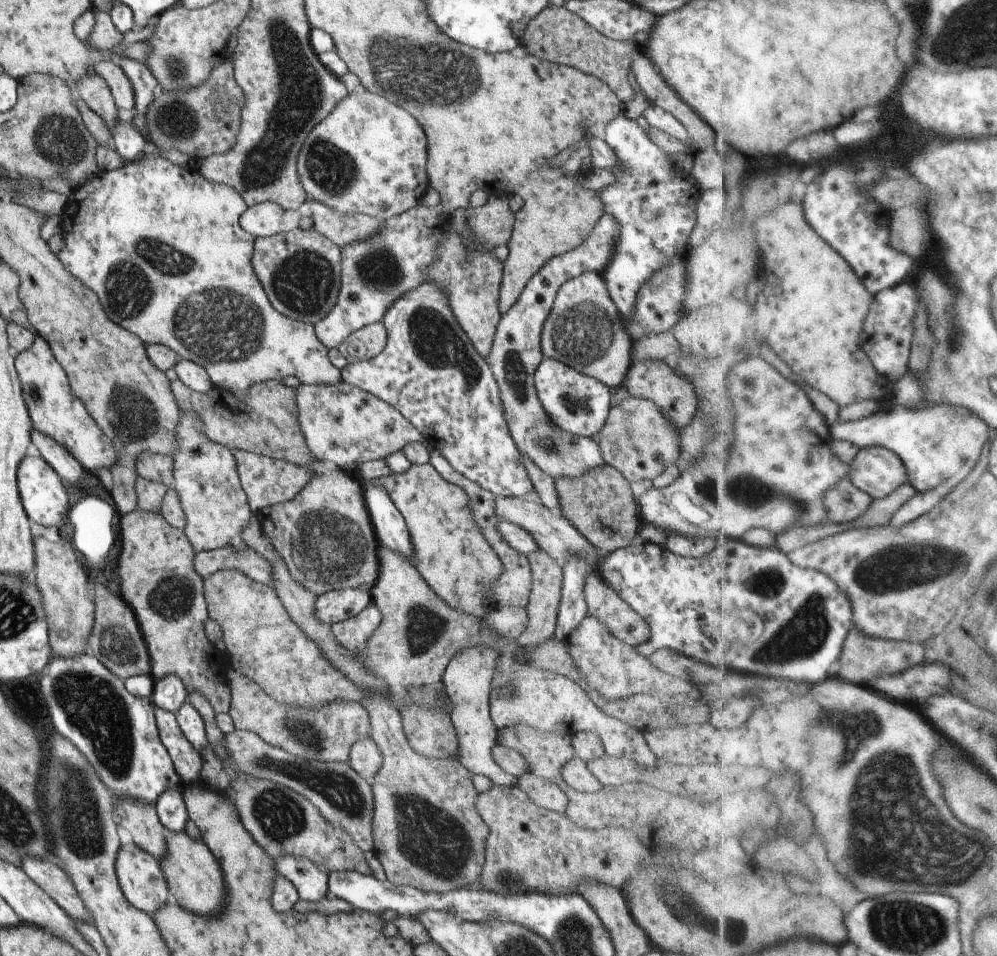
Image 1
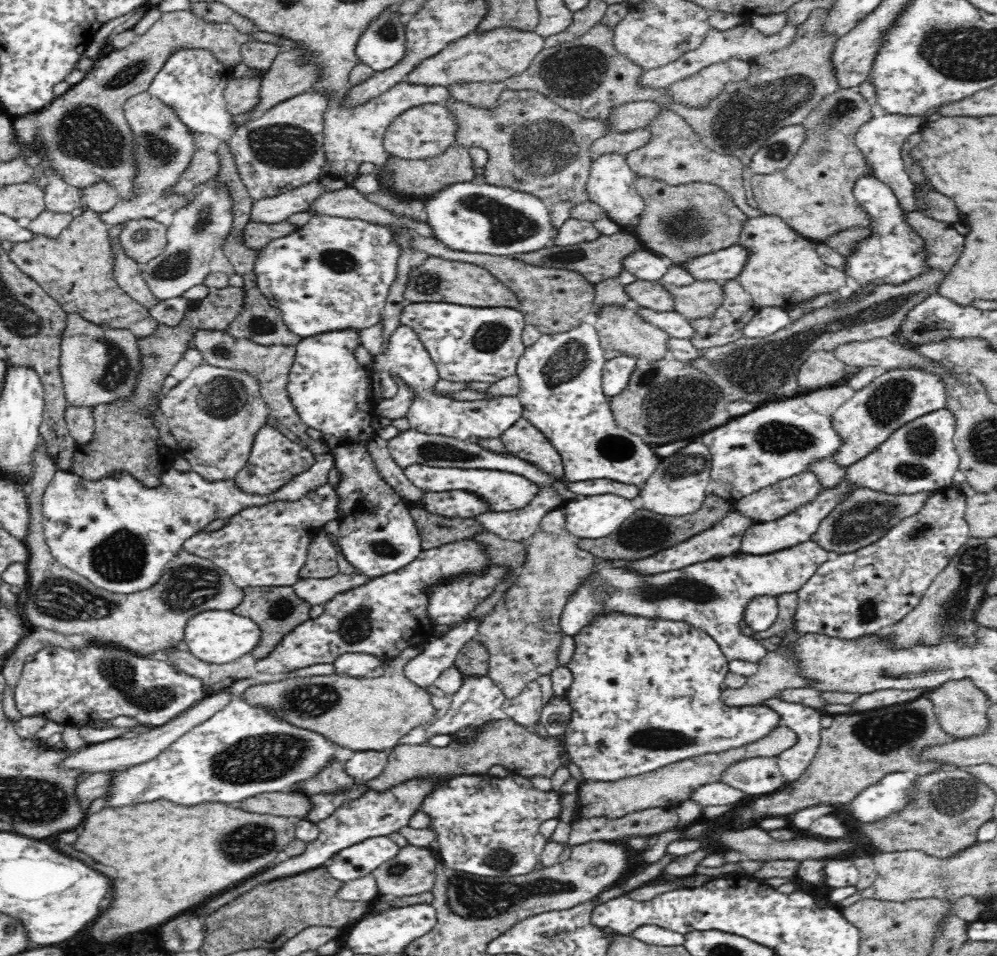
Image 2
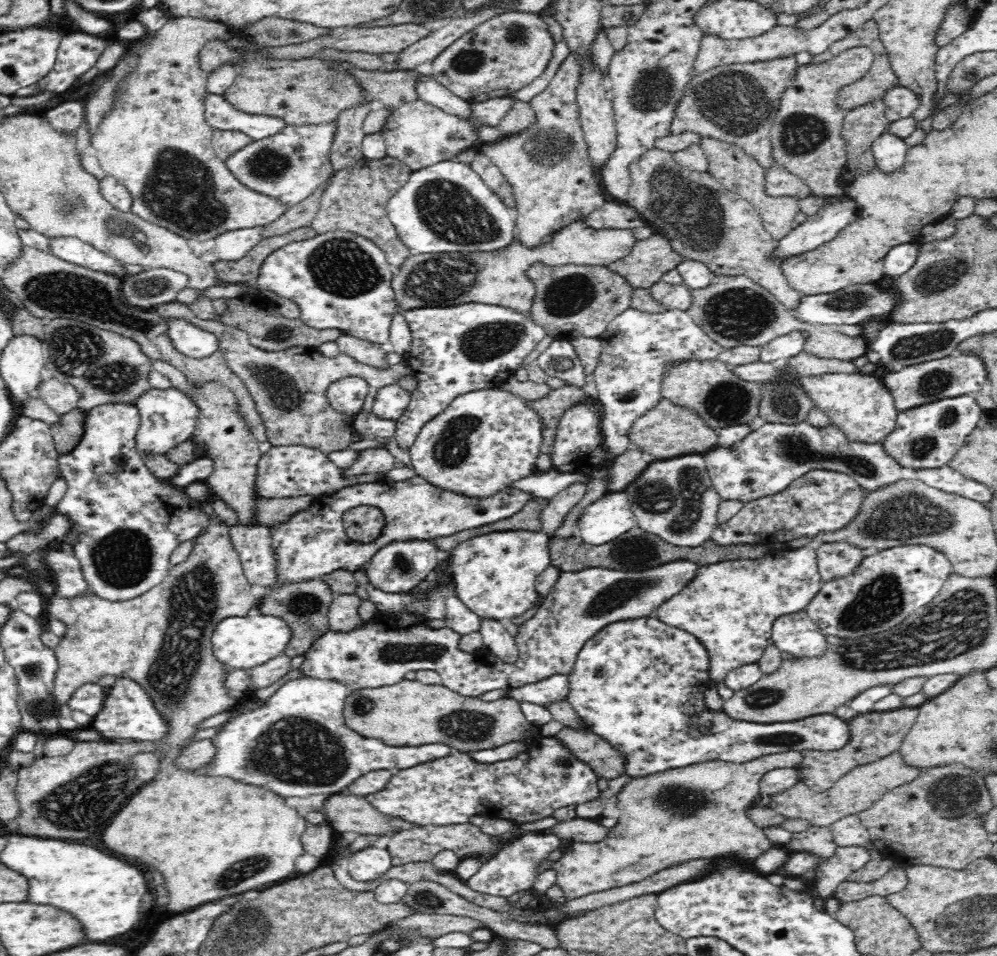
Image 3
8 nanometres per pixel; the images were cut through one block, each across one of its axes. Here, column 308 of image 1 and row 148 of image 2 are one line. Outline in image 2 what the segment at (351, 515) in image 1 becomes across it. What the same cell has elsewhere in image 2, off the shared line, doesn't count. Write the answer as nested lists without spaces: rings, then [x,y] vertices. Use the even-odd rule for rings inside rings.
[[[510,90],[501,92],[498,104],[493,109],[470,106],[458,101],[448,101],[447,107],[457,114],[459,131],[455,144],[469,149],[478,147],[484,149],[488,155],[483,178],[485,182],[496,186],[510,187],[511,189],[533,194],[547,206],[552,225],[558,230],[577,204],[589,200],[587,180],[590,172],[591,146],[595,140],[601,139],[610,133],[609,116],[613,107],[596,118],[582,118],[579,114],[566,110],[552,102],[545,94],[537,90]]]

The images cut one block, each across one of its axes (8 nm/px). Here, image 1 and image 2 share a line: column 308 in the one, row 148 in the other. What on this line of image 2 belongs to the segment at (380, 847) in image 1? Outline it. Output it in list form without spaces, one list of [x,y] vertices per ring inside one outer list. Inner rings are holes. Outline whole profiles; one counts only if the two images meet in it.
[[[648,128],[636,129],[628,132],[608,133],[601,139],[595,140],[591,146],[591,157],[597,158],[606,152],[628,154],[638,147],[644,146],[653,135]]]

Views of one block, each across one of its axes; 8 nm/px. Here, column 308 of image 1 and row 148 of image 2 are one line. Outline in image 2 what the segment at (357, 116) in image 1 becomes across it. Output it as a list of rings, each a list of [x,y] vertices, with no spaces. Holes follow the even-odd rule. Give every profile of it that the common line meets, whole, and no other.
[[[149,91],[135,94],[130,97],[124,105],[124,114],[128,126],[132,129],[134,137],[134,157],[136,157],[136,166],[134,166],[134,194],[130,198],[120,199],[108,212],[100,213],[102,220],[109,225],[124,224],[129,220],[138,219],[154,219],[158,218],[158,214],[163,210],[171,208],[174,212],[182,207],[189,205],[195,194],[178,194],[173,192],[171,188],[181,179],[186,172],[188,165],[192,162],[196,148],[194,147],[194,139],[192,131],[178,118],[178,115],[162,100],[152,96]]]

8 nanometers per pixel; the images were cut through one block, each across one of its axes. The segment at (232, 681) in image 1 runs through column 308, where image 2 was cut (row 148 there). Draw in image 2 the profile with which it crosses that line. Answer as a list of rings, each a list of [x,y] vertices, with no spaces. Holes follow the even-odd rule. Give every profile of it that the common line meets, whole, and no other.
[[[814,9],[808,18],[797,26],[796,38],[787,46],[771,53],[764,53],[758,56],[750,64],[750,74],[746,80],[728,83],[724,90],[704,108],[692,108],[682,103],[671,102],[671,110],[679,114],[696,132],[700,142],[704,143],[710,150],[721,152],[724,155],[736,156],[743,162],[742,180],[746,201],[752,208],[757,208],[758,203],[751,190],[750,178],[756,174],[749,166],[752,157],[759,148],[766,142],[770,135],[777,130],[790,125],[802,125],[808,116],[825,97],[838,92],[841,89],[832,63],[834,47],[840,38],[837,34],[825,32],[825,22],[829,11],[826,9]]]

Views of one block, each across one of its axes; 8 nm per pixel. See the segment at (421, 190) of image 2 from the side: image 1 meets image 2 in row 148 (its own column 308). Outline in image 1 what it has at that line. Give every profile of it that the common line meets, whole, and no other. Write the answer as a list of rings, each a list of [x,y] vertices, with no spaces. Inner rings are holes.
[[[179,379],[170,382],[170,389],[178,410],[194,412],[202,424],[203,434],[211,442],[223,445],[231,454],[234,451],[245,451],[300,467],[309,467],[316,460],[298,425],[296,388],[286,386],[282,380],[251,385],[244,397],[235,396],[215,385],[207,392],[197,392],[187,388]]]

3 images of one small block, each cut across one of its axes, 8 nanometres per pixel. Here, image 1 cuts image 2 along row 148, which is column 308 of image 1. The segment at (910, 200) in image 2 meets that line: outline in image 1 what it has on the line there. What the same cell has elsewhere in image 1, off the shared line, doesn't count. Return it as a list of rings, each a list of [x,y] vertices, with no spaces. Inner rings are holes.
[[[289,855],[273,860],[278,874],[290,880],[295,887],[299,901],[312,903],[328,894],[326,873],[319,872],[310,860]]]

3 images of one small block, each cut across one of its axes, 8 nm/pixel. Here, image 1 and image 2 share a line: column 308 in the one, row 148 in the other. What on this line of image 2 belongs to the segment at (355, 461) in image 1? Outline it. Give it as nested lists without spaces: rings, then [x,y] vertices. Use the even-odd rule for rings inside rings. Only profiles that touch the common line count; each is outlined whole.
[[[446,104],[414,106],[399,114],[386,128],[383,147],[388,154],[406,160],[435,157],[456,145],[458,131],[457,114],[454,114]]]

